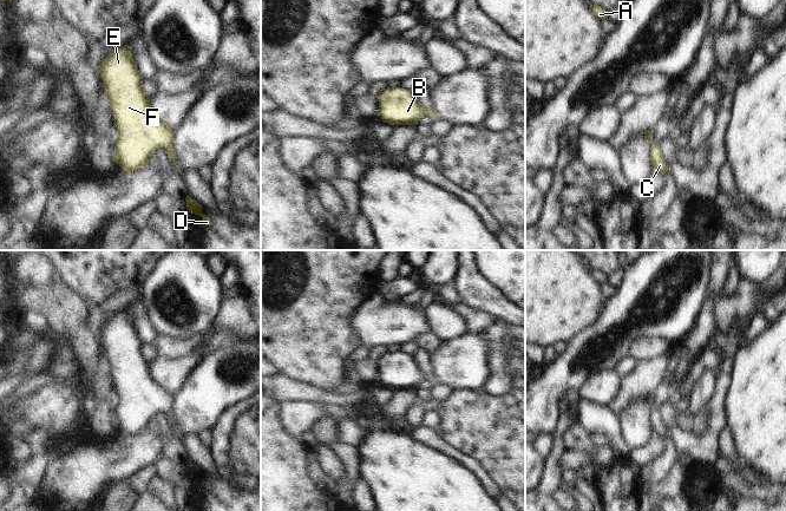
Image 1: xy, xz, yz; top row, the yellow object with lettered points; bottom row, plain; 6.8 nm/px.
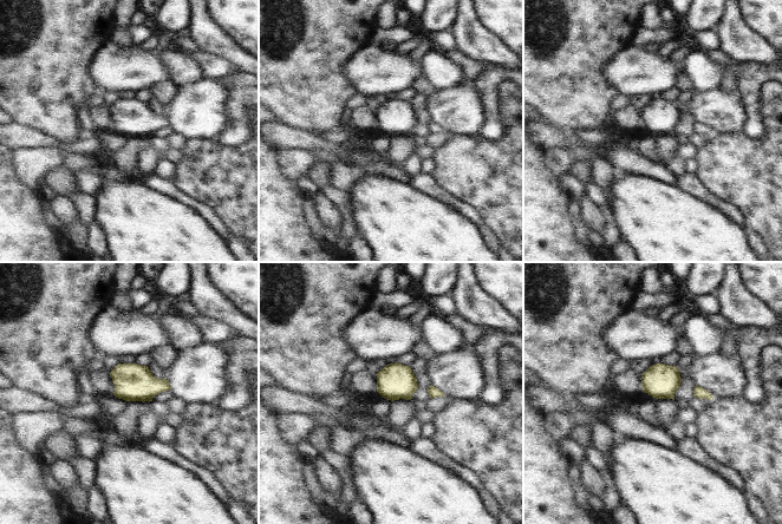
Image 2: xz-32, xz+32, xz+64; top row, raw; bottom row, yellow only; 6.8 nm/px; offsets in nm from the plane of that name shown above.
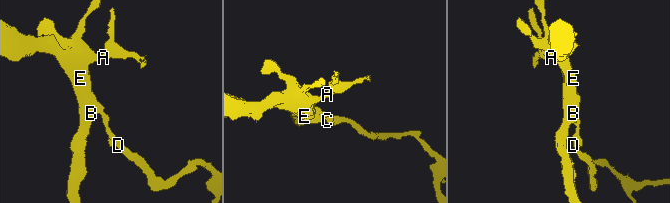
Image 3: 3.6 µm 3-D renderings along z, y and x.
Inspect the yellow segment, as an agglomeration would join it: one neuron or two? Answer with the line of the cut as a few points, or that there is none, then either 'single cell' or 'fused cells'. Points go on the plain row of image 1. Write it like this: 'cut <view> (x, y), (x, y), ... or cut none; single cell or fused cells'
cut none; single cell

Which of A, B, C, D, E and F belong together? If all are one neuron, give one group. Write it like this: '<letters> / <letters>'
A B C D E F

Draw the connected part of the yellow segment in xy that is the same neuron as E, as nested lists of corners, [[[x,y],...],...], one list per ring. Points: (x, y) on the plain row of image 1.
[[[130,310],[114,313],[98,332],[117,391],[117,428],[124,435],[137,435],[148,431],[149,422],[159,412],[175,426],[175,395],[156,380]]]

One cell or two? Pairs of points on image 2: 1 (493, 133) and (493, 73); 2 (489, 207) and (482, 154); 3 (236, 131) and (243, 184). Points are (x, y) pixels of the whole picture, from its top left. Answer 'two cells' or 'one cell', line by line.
1: one cell
2: one cell
3: two cells

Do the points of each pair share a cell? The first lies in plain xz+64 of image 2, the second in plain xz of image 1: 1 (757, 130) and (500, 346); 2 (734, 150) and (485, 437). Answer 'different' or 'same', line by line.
1: same
2: same

